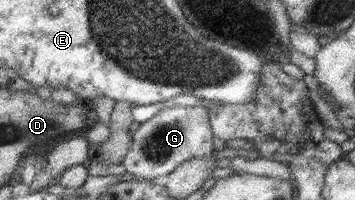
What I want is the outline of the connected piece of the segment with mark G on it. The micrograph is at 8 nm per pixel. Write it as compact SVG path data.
M201 106L184 108L164 108L150 120L142 122L130 136L128 152L122 156L122 165L125 172L138 179L151 180L151 178L165 179L168 173L176 166L196 156L208 156L213 152L213 134L208 122L208 111Z

